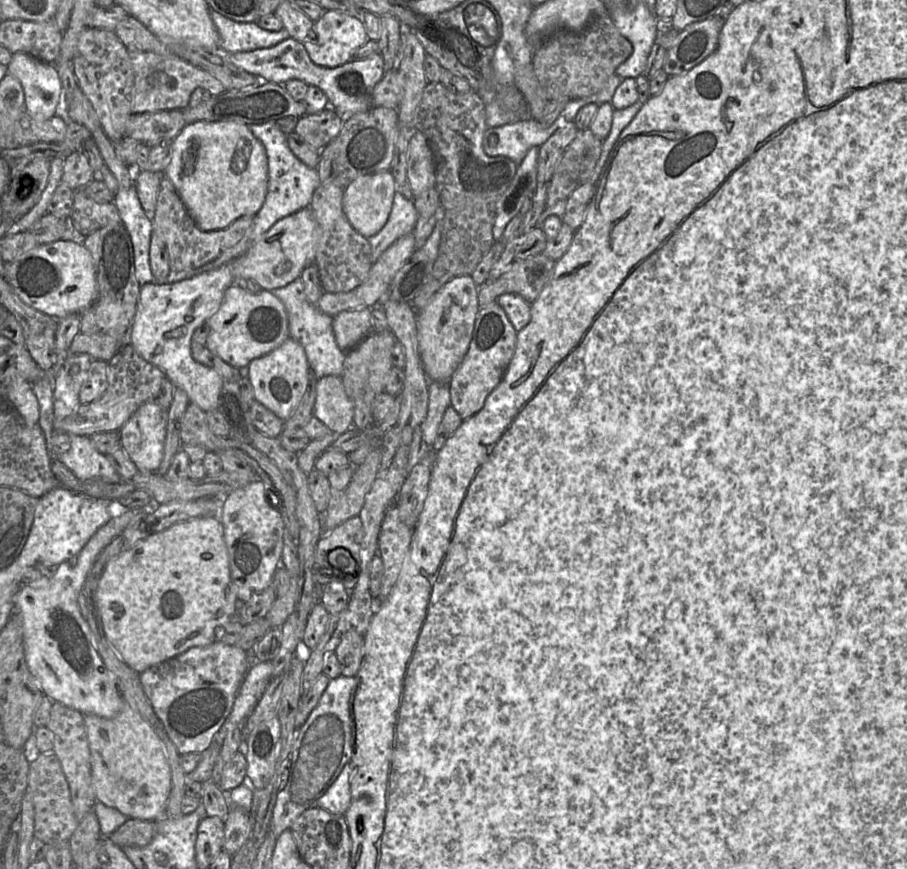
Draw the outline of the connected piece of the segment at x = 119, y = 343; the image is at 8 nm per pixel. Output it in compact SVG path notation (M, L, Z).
M130 329L125 338L115 338L106 333L78 333L70 347L70 353L87 353L95 360L108 362L123 346L129 344Z

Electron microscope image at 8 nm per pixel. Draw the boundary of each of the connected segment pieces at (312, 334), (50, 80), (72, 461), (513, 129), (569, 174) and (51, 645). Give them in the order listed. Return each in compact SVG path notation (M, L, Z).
M301 276L288 285L271 290L271 292L284 304L288 314L290 337L304 348L310 370L318 379L325 376L342 378L346 353L337 346L332 327L333 317L322 313L316 305L312 305L307 300Z
M15 53L8 64L8 73L19 81L24 91L25 112L36 121L45 121L61 110L61 81L55 65L44 63L26 53Z
M69 434L70 449L54 458L64 463L81 481L99 478L107 483L119 483L122 477L107 456L100 453L89 436Z
M527 119L487 128L482 147L489 157L507 157L519 165L532 147L540 147L559 127L560 120L544 127L537 120Z
M589 128L577 131L550 180L546 207L567 200L577 187L590 180L602 152L602 142Z
M157 501L140 509L122 510L101 526L75 556L58 565L52 577L42 578L36 583L23 584L15 596L14 613L19 615L23 629L25 660L29 671L42 693L53 702L59 702L69 708L80 711L83 715L94 714L106 719L116 717L121 711L124 700L119 692L116 676L109 671L100 657L91 629L80 612L78 595L83 588L87 575L99 553L137 516L152 514L160 506Z

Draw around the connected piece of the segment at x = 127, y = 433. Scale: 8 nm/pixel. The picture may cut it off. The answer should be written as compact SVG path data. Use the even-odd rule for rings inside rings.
M155 400L142 404L120 428L120 443L139 471L155 472L164 455L168 409Z

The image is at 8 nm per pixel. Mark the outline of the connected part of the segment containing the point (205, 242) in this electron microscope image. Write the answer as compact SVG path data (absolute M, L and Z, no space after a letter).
M166 177L161 178L156 210L153 214L153 224L156 233L165 242L169 256L170 271L196 269L216 259L243 238L246 231L251 227L253 219L254 215L244 215L225 229L202 231L188 213L171 181Z

